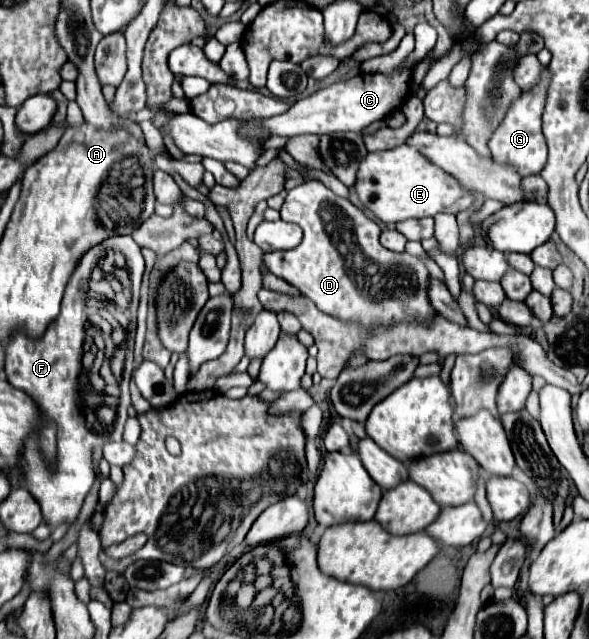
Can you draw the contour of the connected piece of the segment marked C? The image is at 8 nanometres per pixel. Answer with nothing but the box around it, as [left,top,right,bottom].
[240,23,437,142]

